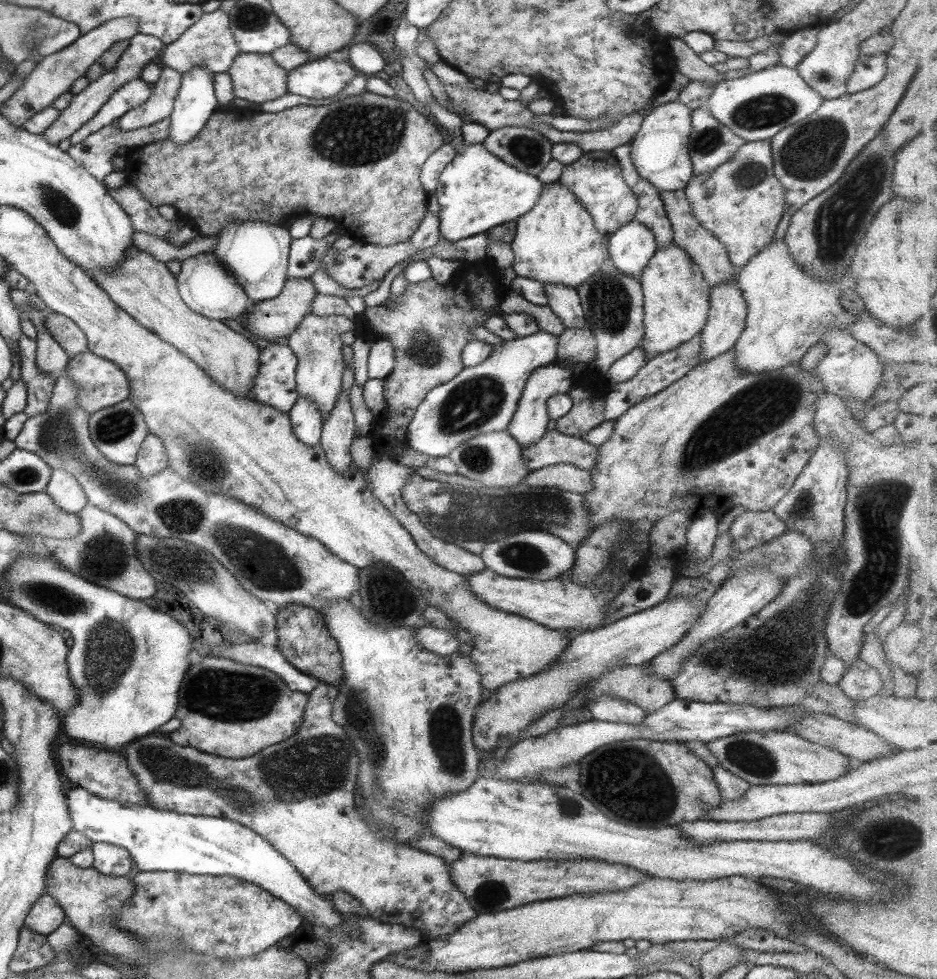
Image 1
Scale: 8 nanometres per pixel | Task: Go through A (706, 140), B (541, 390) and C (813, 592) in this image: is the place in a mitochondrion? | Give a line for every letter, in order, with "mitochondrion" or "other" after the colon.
A: mitochondrion
B: other
C: mitochondrion

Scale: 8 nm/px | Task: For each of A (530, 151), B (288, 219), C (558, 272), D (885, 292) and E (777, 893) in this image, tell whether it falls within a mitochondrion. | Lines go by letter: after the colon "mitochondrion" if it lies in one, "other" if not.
A: mitochondrion
B: other
C: other
D: other
E: other

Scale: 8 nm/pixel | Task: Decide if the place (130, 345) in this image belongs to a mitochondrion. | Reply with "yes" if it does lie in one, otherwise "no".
no

